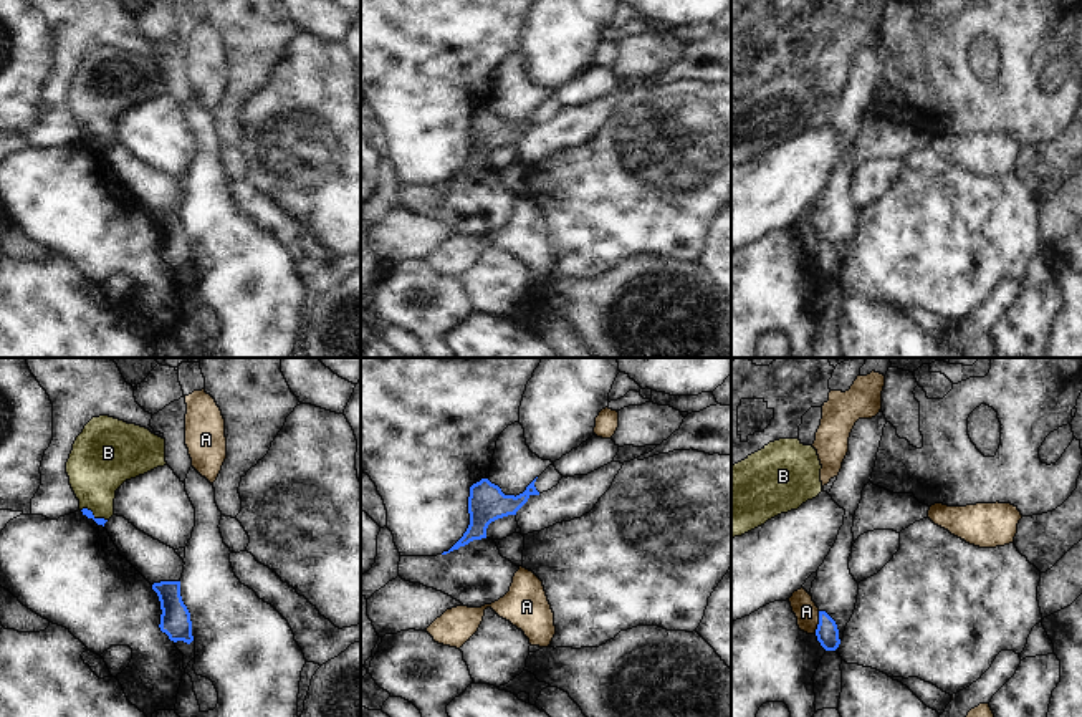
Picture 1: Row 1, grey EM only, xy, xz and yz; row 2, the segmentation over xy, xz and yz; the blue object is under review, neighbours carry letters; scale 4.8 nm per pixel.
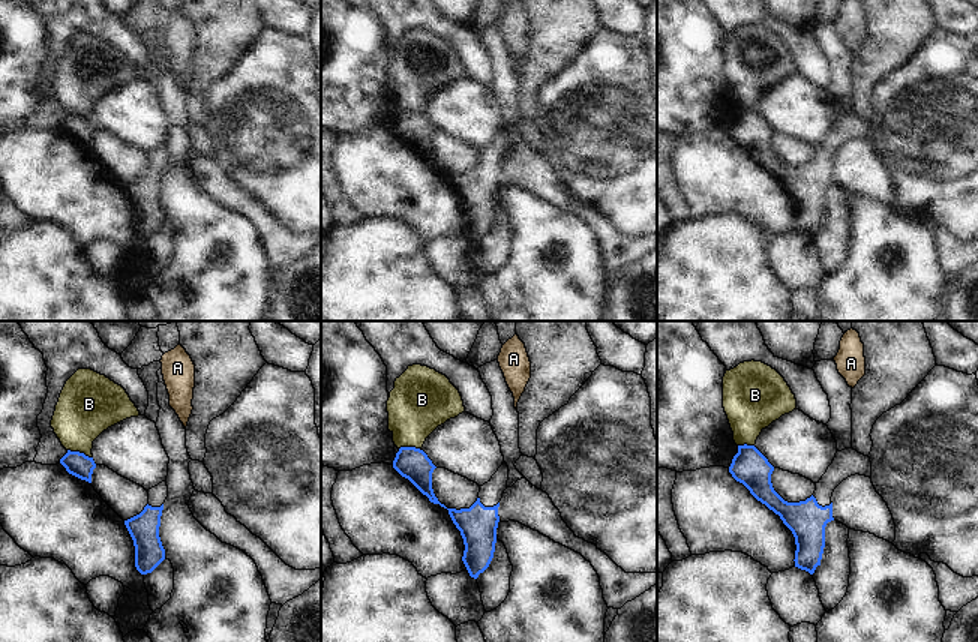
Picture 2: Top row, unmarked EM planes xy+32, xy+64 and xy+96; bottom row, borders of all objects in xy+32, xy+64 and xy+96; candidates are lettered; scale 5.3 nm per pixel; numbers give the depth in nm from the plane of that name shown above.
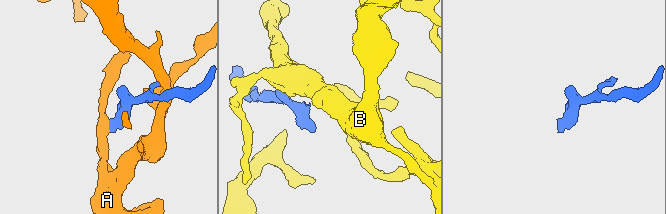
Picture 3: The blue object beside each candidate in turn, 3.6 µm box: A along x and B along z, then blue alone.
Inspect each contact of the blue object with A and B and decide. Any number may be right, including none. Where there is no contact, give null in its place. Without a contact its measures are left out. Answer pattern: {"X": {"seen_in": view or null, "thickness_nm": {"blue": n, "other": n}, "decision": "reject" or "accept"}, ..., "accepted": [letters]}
{"A": {"seen_in": "yz", "thickness_nm": {"blue": 110, "other": 120}, "decision": "reject"}, "B": {"seen_in": "xy", "thickness_nm": {"blue": 40, "other": 300}, "decision": "reject"}, "accepted": []}

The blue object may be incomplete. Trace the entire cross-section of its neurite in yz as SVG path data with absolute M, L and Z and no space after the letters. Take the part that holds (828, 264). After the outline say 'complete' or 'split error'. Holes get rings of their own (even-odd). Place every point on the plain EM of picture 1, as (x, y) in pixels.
M819 240L816 265L826 280L835 280L840 273L837 253L826 240Z; complete

